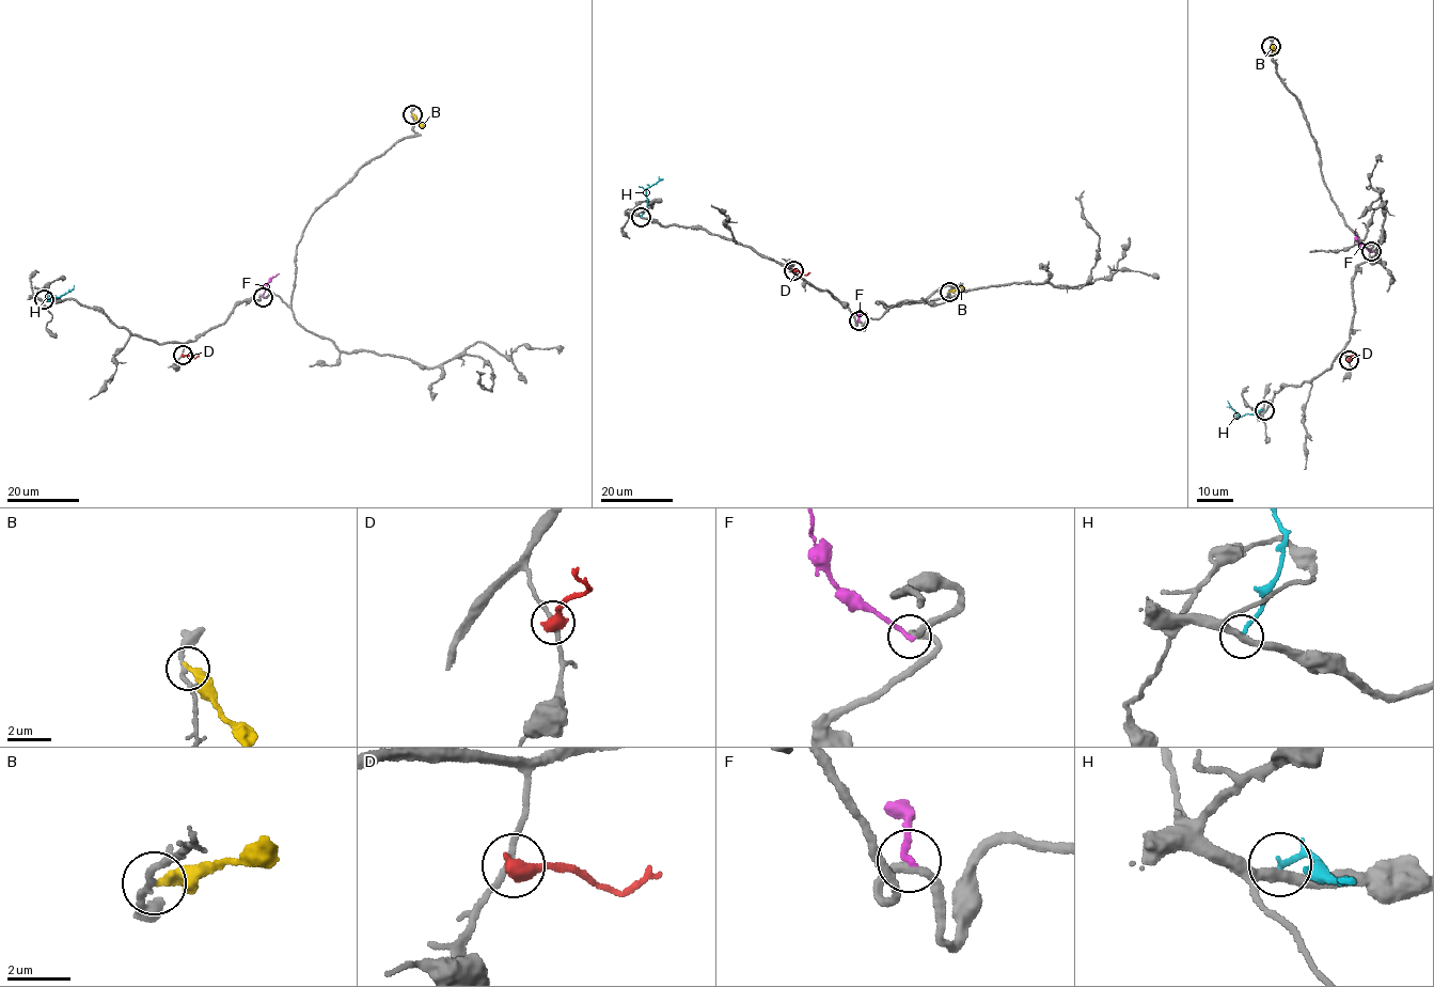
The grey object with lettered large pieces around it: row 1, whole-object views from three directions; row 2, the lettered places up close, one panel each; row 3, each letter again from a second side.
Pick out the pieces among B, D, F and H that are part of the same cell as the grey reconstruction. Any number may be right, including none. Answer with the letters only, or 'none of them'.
none of them

